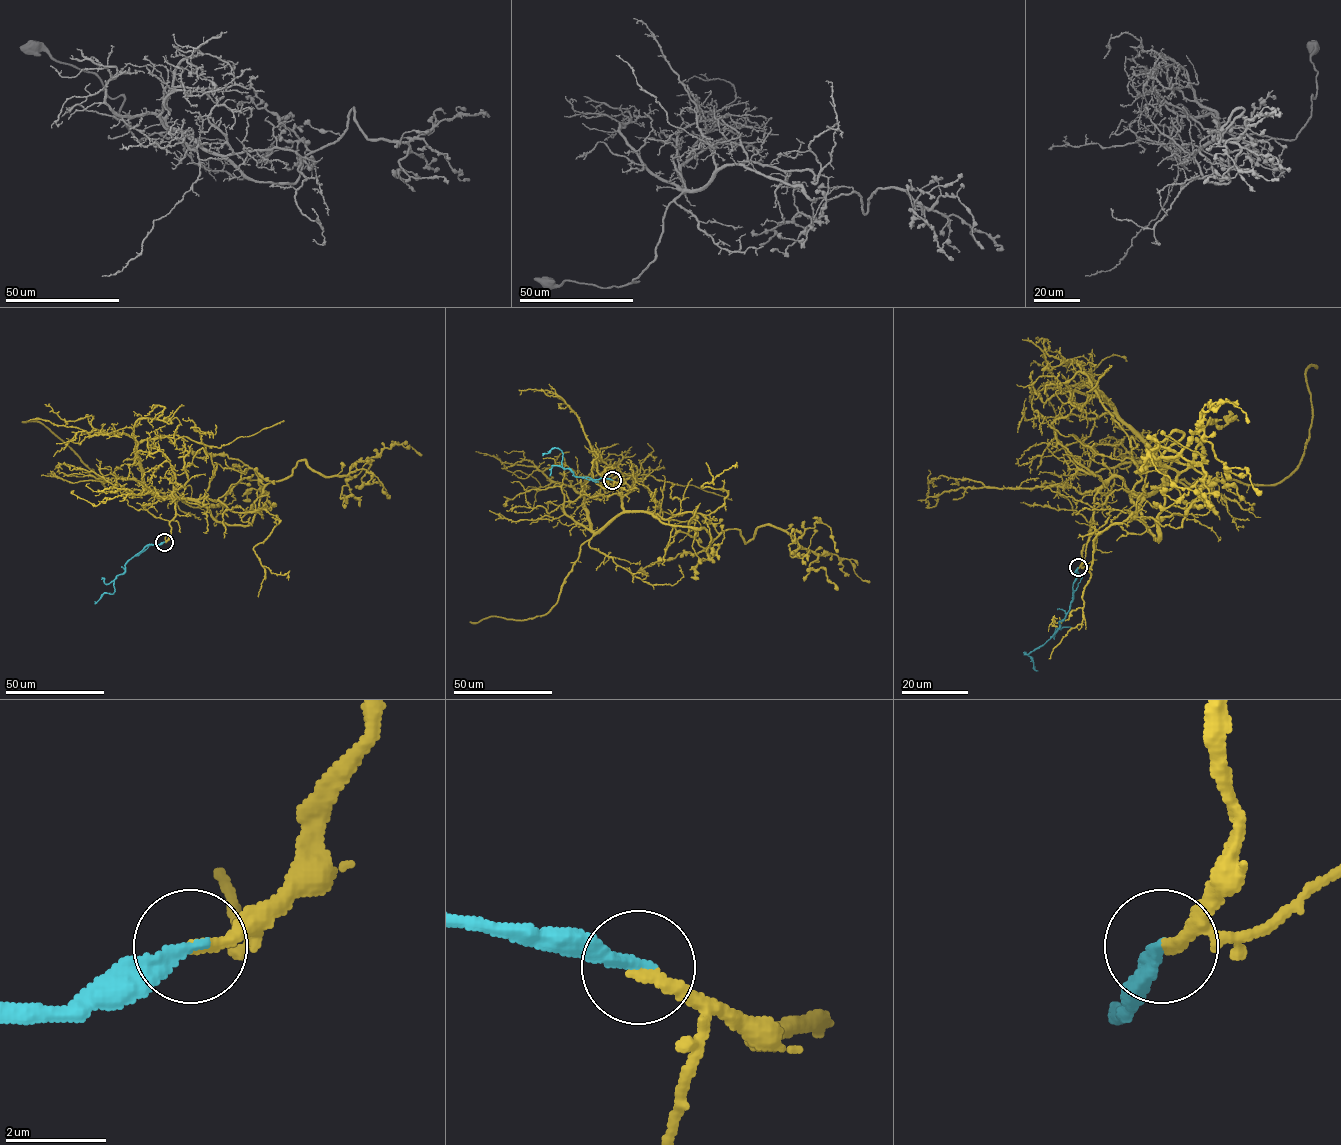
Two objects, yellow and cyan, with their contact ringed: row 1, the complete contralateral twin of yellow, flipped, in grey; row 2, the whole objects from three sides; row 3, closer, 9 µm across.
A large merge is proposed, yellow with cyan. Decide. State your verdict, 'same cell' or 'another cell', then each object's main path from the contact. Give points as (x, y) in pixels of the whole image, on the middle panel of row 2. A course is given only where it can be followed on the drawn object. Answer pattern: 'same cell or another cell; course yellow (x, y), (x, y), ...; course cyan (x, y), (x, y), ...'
same cell; course yellow (611, 480), (625, 511), (713, 539), (779, 527), (837, 588); course cyan (611, 480), (574, 476), (562, 467), (562, 453), (558, 448), (552, 448), (542, 456)

